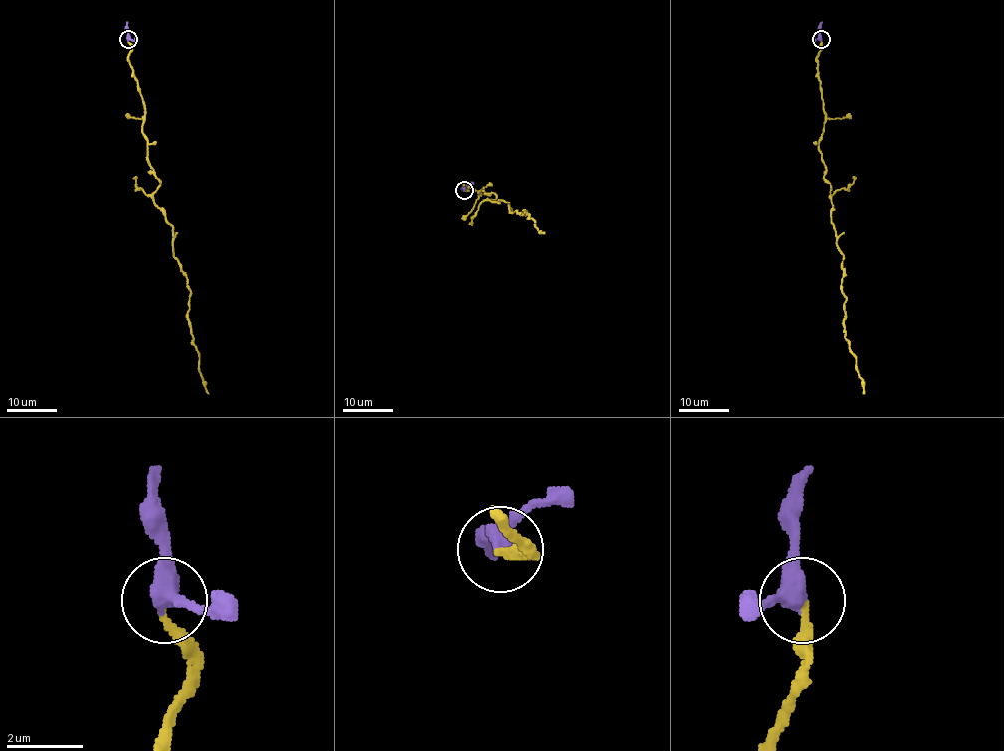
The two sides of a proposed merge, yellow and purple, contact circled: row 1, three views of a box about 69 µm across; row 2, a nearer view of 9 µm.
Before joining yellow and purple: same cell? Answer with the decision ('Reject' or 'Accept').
Accept

